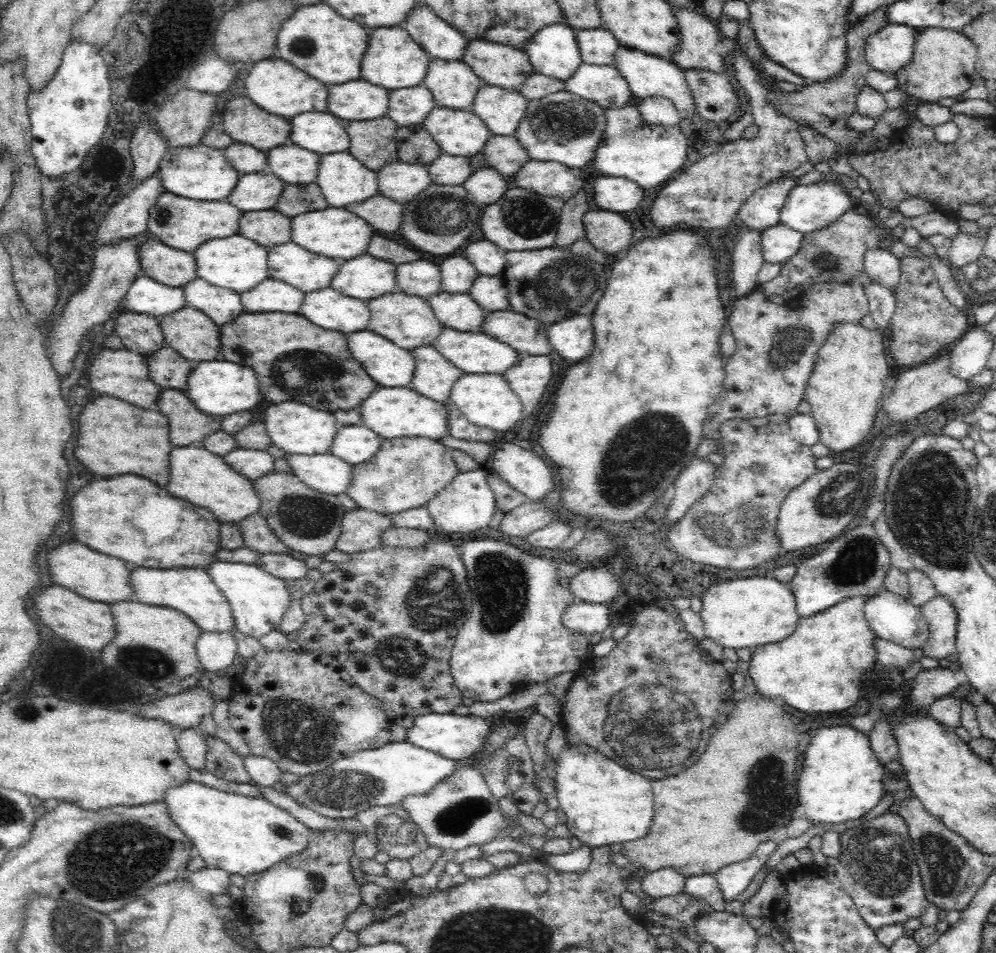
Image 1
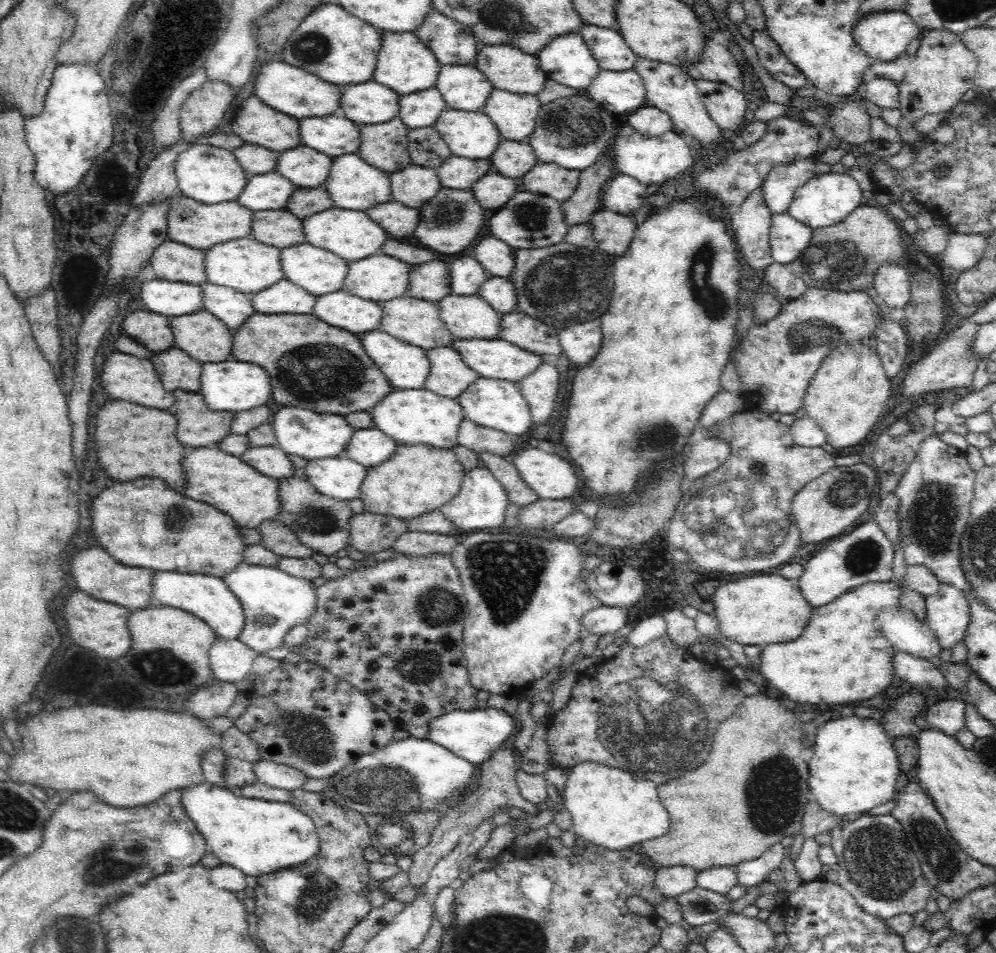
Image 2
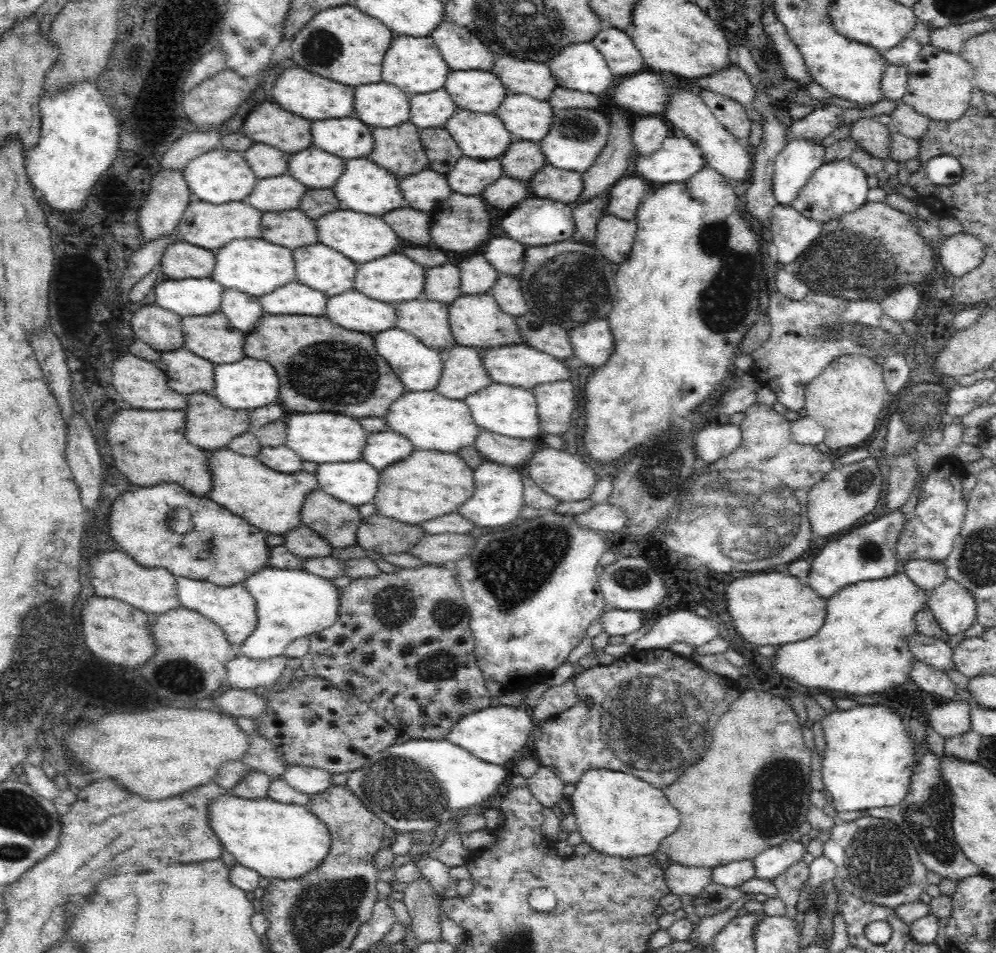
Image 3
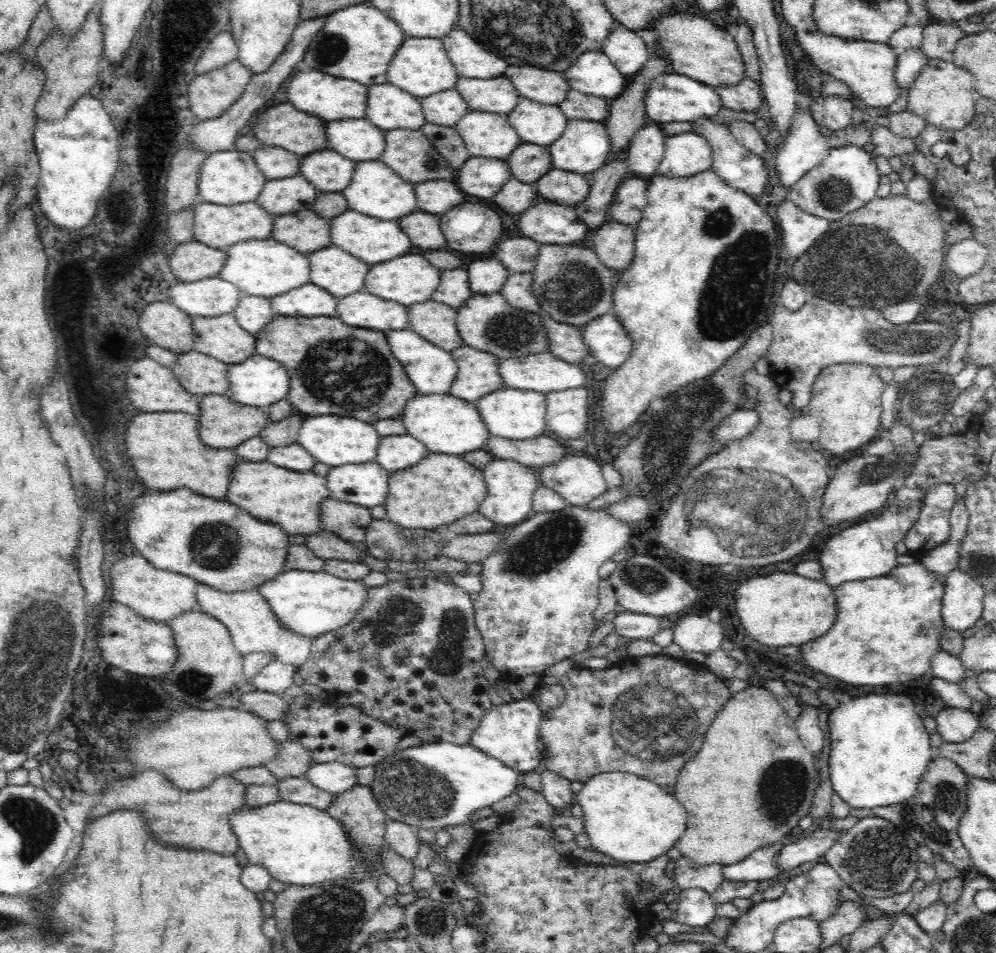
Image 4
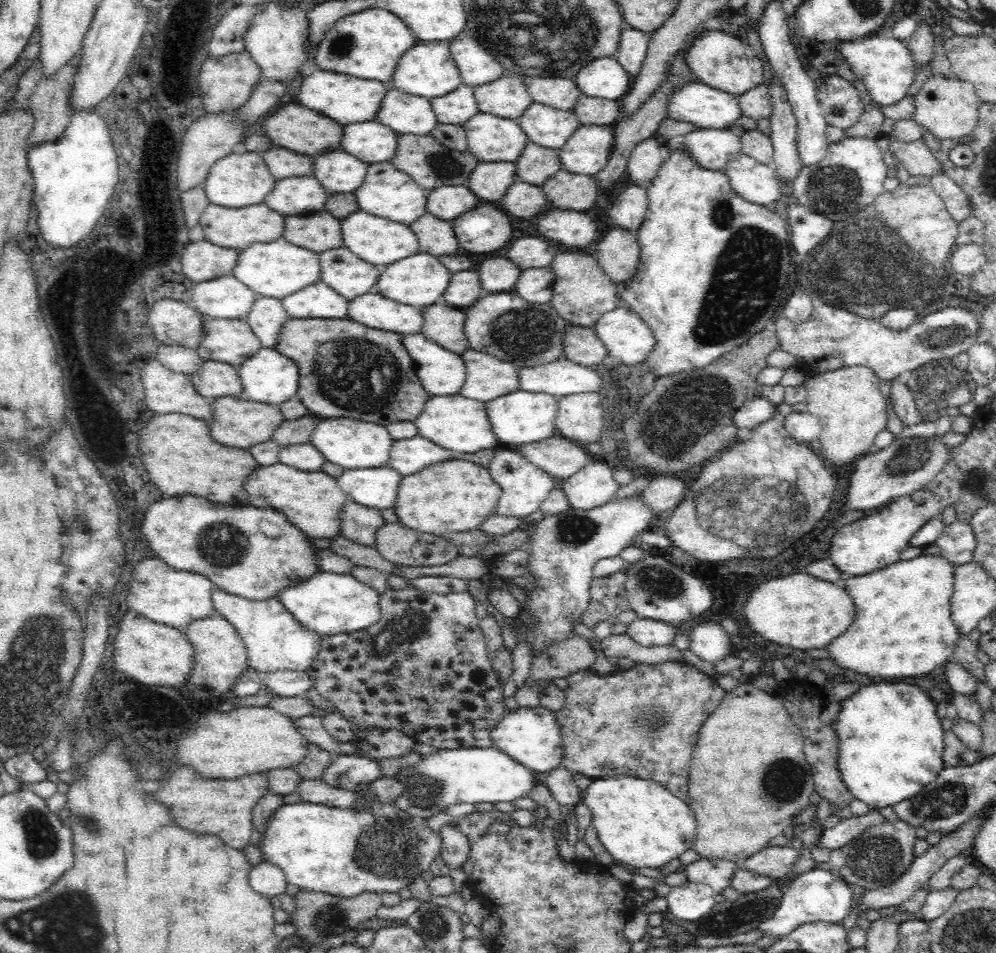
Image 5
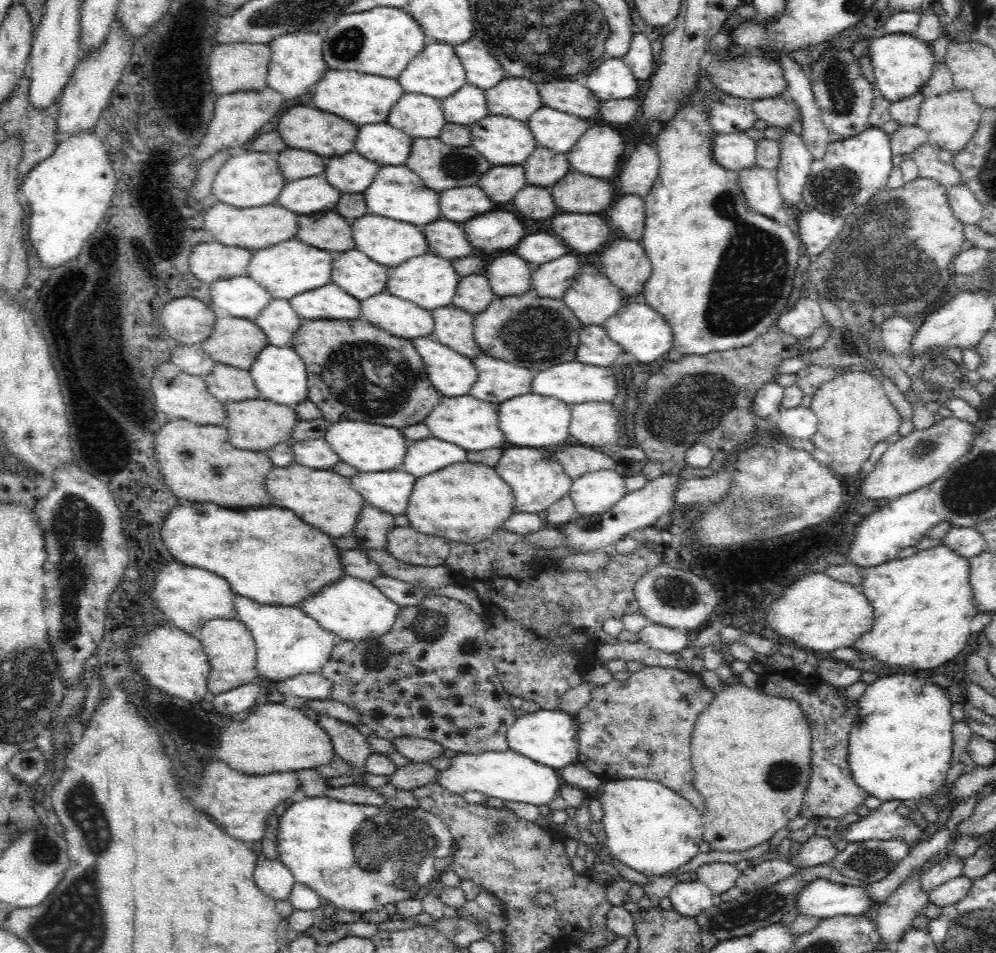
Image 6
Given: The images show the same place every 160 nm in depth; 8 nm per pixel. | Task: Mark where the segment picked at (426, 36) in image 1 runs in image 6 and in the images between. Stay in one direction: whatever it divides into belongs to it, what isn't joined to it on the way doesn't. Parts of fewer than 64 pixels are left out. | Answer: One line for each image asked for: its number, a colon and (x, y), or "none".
2: (447, 39)
3: (461, 50)
4: (470, 60)
5: (477, 66)
6: (482, 70)

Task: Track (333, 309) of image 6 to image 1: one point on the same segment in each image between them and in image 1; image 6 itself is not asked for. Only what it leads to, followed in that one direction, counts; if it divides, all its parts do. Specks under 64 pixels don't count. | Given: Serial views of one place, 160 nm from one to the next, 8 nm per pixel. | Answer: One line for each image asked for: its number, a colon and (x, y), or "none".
1: (270, 295)
2: (284, 297)
3: (294, 298)
4: (308, 300)
5: (318, 300)

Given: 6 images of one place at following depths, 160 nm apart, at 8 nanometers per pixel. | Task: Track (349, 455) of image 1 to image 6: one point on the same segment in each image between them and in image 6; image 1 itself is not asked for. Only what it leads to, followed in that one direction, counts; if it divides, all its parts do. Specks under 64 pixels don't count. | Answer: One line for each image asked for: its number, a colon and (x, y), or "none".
2: (369, 447)
3: (384, 448)
4: (394, 453)
5: (408, 456)
6: (422, 457)

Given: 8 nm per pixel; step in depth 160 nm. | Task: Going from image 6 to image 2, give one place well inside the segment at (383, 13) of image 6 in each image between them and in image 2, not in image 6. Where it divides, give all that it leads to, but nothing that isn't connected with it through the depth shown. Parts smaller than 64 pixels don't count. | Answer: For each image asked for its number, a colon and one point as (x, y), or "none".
2: (332, 44)
3: (342, 44)
4: (357, 43)
5: (367, 45)

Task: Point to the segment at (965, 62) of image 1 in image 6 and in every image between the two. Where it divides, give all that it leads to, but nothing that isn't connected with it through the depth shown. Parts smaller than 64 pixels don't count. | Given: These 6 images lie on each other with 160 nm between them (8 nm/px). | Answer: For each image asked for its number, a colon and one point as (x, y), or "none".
2: (942, 70)
3: (939, 86)
4: (942, 95)
5: (949, 108)
6: (949, 120)

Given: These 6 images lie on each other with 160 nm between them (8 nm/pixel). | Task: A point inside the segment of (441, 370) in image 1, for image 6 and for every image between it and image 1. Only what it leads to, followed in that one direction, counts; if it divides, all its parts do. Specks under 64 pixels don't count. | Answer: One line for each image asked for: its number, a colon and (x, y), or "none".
2: (449, 376)
3: (464, 373)
4: (478, 374)
5: (488, 378)
6: (498, 381)

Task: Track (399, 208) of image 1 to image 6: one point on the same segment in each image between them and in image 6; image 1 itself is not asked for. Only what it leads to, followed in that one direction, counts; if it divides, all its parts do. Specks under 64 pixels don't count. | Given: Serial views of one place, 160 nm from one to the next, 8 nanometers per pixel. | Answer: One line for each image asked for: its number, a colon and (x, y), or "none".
2: (398, 220)
3: (412, 226)
4: (423, 228)
5: (435, 235)
6: (446, 239)

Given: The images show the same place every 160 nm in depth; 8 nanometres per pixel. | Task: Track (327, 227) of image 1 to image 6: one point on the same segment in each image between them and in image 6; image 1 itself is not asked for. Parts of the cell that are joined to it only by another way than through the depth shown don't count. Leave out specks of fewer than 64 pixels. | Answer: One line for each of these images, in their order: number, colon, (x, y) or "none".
2: (352, 235)
3: (360, 237)
4: (372, 240)
5: (379, 241)
6: (389, 242)

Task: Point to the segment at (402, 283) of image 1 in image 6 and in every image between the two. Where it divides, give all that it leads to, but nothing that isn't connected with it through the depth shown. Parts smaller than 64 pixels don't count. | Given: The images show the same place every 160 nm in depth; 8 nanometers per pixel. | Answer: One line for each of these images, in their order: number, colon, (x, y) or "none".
2: (431, 281)
3: (442, 284)
4: (453, 290)
5: (464, 289)
6: (473, 294)

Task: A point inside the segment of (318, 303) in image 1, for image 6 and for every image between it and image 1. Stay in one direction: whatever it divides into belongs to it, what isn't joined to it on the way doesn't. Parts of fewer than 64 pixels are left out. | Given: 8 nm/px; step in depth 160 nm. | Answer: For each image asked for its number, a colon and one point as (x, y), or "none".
2: (342, 309)
3: (353, 310)
4: (361, 309)
5: (372, 309)
6: (396, 315)

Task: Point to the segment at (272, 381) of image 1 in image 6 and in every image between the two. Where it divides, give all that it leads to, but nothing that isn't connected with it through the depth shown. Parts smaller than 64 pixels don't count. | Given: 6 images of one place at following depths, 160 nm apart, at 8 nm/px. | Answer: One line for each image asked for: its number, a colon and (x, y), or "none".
2: (338, 377)
3: (322, 368)
4: (332, 367)
5: (326, 351)
6: (401, 395)

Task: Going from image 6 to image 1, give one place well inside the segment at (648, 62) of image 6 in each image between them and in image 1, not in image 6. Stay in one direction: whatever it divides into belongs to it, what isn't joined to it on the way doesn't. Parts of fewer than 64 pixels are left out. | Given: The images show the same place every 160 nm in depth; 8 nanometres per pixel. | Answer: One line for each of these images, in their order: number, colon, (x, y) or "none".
1: (598, 46)
2: (608, 47)
3: (623, 58)
4: (627, 51)
5: (632, 49)

